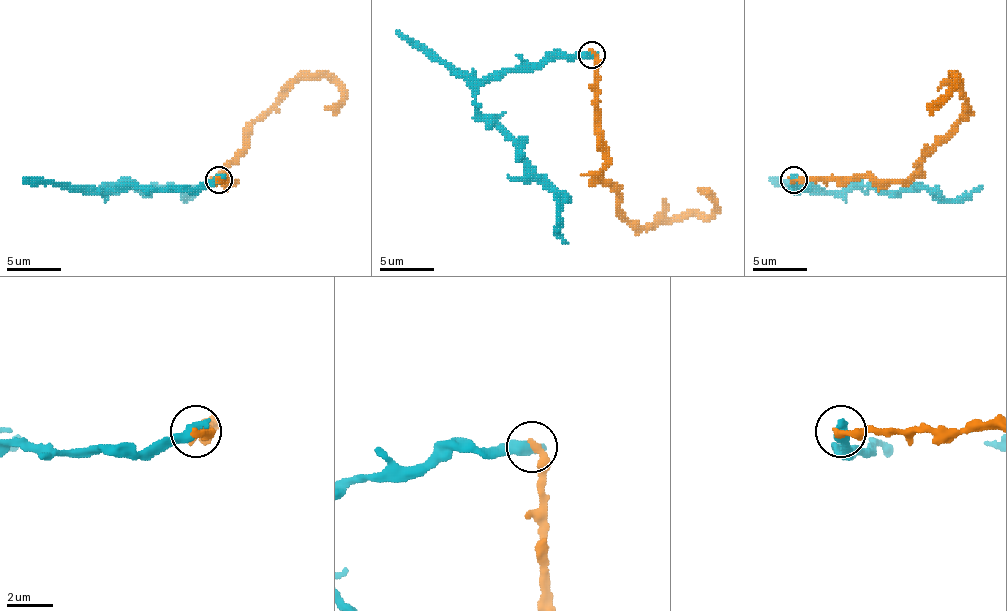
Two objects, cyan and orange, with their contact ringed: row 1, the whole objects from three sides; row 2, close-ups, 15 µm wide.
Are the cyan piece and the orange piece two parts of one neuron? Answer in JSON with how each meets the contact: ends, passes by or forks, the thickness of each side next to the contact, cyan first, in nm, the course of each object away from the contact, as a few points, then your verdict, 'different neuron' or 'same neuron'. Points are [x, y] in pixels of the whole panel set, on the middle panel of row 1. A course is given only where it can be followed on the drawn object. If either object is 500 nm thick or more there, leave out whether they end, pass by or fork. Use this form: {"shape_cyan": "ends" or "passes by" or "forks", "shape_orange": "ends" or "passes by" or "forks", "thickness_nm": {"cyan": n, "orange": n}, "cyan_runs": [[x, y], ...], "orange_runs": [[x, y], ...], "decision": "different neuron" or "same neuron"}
{"thickness_nm": {"cyan": 550, "orange": 360}, "cyan_runs": [[592, 55], [494, 71], [475, 93], [475, 107], [519, 147], [519, 156], [557, 199], [557, 226], [568, 243]], "orange_runs": [[592, 55], [606, 150], [597, 177], [619, 196], [619, 210], [655, 226], [706, 215], [717, 205], [698, 188]], "decision": "different neuron"}

